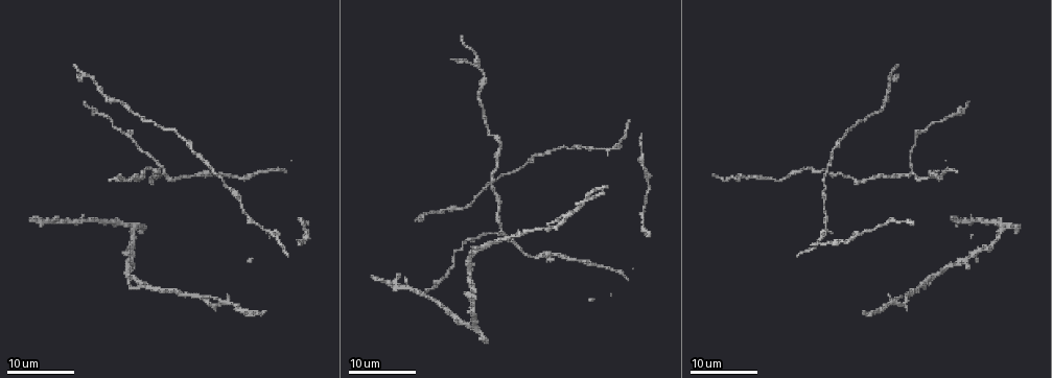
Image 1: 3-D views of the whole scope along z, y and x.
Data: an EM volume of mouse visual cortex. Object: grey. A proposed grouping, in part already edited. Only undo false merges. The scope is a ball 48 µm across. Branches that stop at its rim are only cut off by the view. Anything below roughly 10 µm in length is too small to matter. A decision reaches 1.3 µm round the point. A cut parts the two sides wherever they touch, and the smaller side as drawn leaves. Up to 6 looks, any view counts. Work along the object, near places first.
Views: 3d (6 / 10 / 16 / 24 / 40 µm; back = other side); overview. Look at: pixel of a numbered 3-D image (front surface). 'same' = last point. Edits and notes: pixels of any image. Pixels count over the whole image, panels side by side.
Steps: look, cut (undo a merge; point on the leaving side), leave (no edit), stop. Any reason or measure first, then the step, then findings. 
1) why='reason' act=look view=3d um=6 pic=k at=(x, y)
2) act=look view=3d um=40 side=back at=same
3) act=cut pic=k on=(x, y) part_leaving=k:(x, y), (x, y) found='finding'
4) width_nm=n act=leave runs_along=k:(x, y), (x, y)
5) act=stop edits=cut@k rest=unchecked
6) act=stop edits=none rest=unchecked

why='calibre changes' act=look view=3d um=16 pic=1 at=(483, 111)

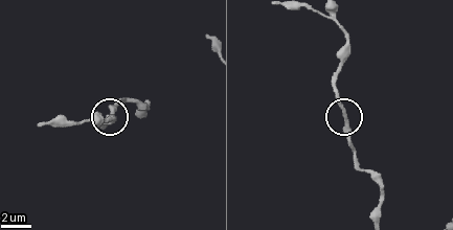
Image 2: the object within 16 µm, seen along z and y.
why='zoom in' act=look view=3d um=10 pic=2 at=(346, 120)

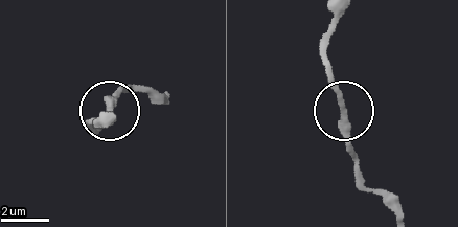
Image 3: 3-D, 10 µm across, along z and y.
width_nm=270 act=leave found='all the same neuron'

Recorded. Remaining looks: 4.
why='branch point' act=look view=3d um=16 pic=1 at=(912, 173)

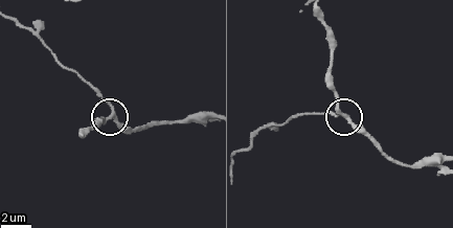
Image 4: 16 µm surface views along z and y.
act=look view=3d um=10 pic=4 at=(113, 110)

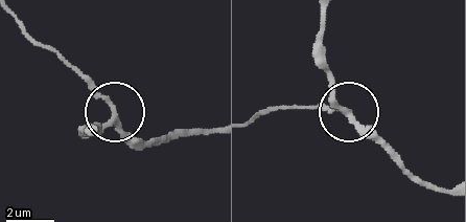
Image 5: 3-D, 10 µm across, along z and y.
arms=3 act=leave found='all the same neuron'

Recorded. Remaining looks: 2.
why='three-way junction' act=look view=3d um=24 pic=1 at=(553, 227)

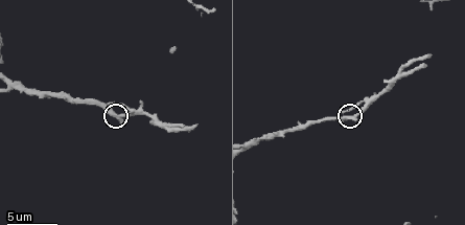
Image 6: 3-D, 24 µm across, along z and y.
act=look view=3d um=6 pic=6 at=(347, 119)

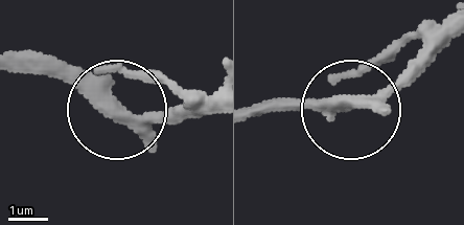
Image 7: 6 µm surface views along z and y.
act=leave runs_along=7:(346, 96), (356, 106), (376, 93), (443, 26) found='continuous, no second neuron'

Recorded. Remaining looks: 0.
act=stop edits=none rest=unchecked

